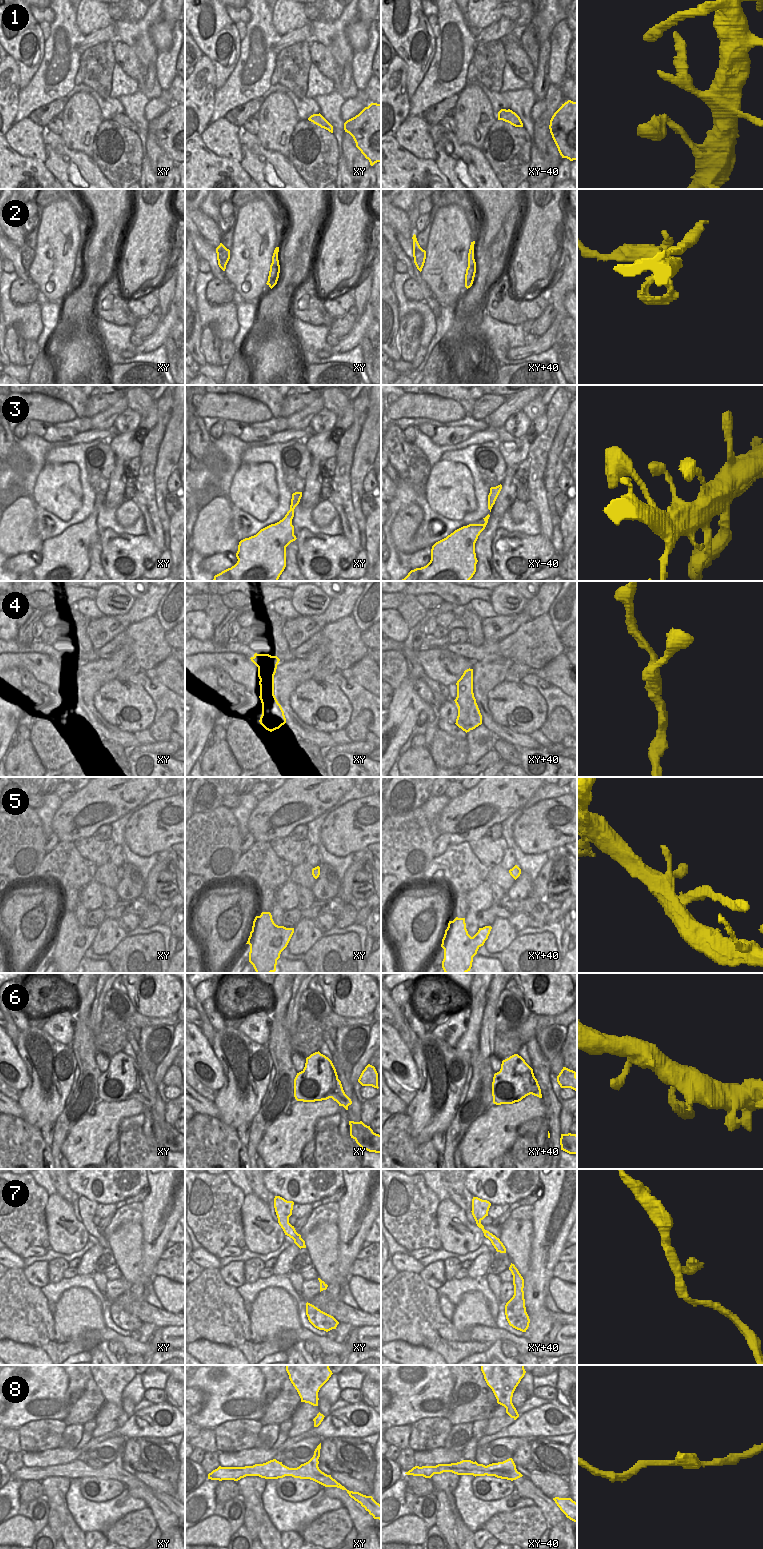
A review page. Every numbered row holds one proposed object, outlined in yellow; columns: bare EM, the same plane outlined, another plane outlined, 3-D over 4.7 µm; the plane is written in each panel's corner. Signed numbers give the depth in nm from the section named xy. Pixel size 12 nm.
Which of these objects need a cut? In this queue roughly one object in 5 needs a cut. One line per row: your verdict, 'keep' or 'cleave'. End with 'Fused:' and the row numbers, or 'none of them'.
1: keep
2: keep
3: keep
4: keep
5: cleave
6: keep
7: keep
8: keep
Fused: 5

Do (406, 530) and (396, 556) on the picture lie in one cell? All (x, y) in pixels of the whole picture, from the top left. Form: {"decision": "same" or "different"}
{"decision": "different"}

